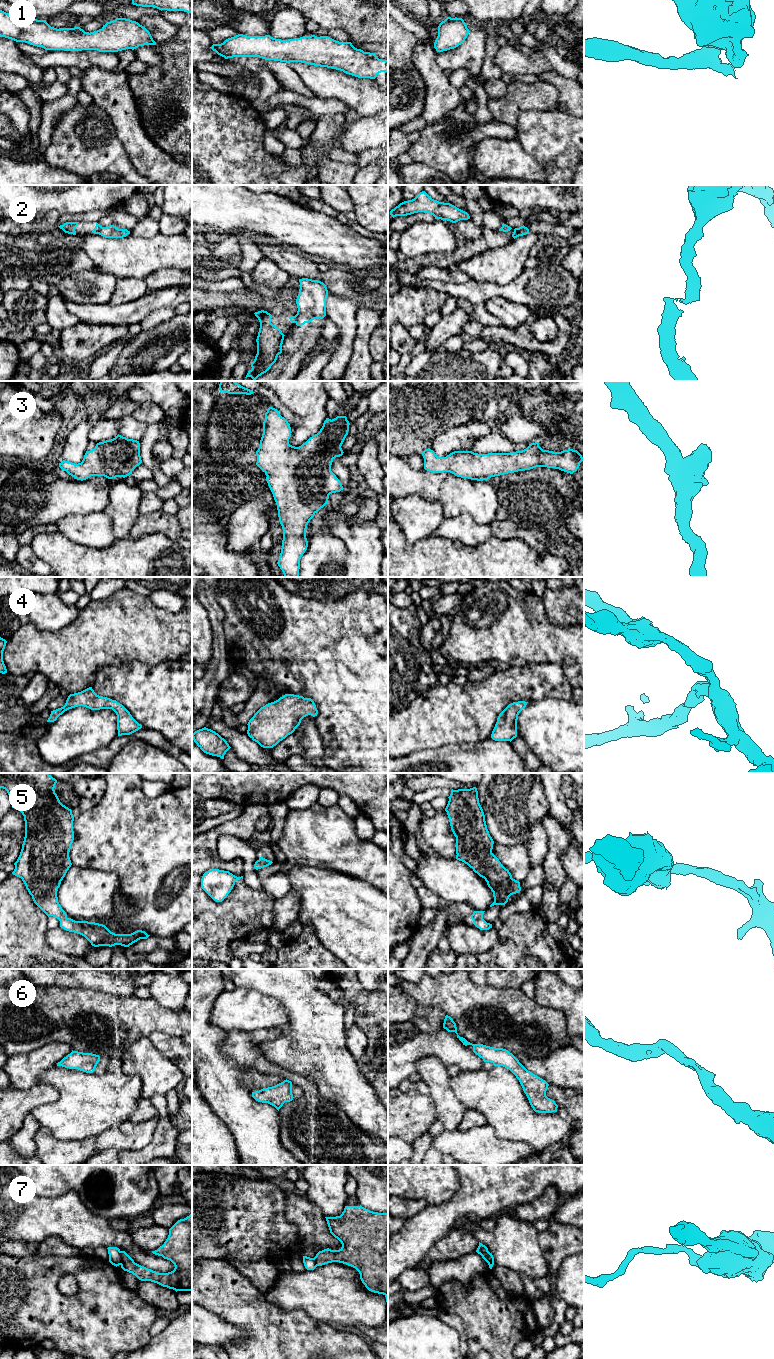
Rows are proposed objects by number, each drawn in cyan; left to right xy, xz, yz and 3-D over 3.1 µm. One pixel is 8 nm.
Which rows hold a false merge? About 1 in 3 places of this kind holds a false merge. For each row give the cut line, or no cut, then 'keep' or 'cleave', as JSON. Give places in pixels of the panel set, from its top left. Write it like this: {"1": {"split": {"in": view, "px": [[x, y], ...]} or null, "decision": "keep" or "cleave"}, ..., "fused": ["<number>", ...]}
{"1": {"split": null, "decision": "keep"}, "2": {"split": {"in": "xy", "px": [[102, 227], [97, 233]]}, "decision": "cleave"}, "3": {"split": null, "decision": "keep"}, "4": {"split": null, "decision": "keep"}, "5": {"split": null, "decision": "keep"}, "6": {"split": null, "decision": "keep"}, "7": {"split": {"in": "yz", "px": [[488, 1251], [487, 1261], [492, 1265]]}, "decision": "cleave"}, "fused": ["2", "7"]}

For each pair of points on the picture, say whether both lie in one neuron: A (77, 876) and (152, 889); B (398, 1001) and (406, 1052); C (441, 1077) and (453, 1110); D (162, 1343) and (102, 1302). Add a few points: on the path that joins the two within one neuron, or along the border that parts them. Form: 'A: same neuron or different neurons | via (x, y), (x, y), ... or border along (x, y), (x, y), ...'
A: different neurons | border along (99, 869), (113, 871), (117, 875), (115, 906)
B: different neurons | border along (411, 1021), (401, 1021), (398, 1023)
C: same neuron | via (441, 1085), (441, 1092), (446, 1102)
D: different neurons | border along (152, 1337), (141, 1348)

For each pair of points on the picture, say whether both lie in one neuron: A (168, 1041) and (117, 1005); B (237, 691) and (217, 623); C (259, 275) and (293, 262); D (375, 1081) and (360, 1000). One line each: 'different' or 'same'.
A: different
B: different
C: different
D: same

